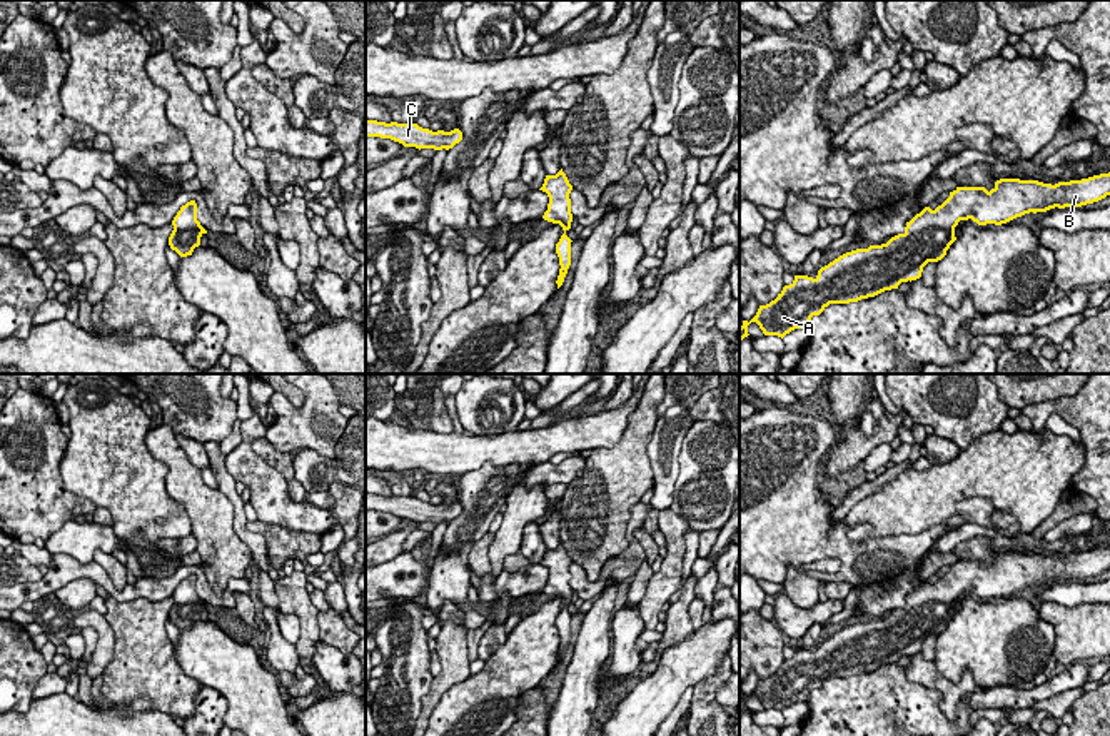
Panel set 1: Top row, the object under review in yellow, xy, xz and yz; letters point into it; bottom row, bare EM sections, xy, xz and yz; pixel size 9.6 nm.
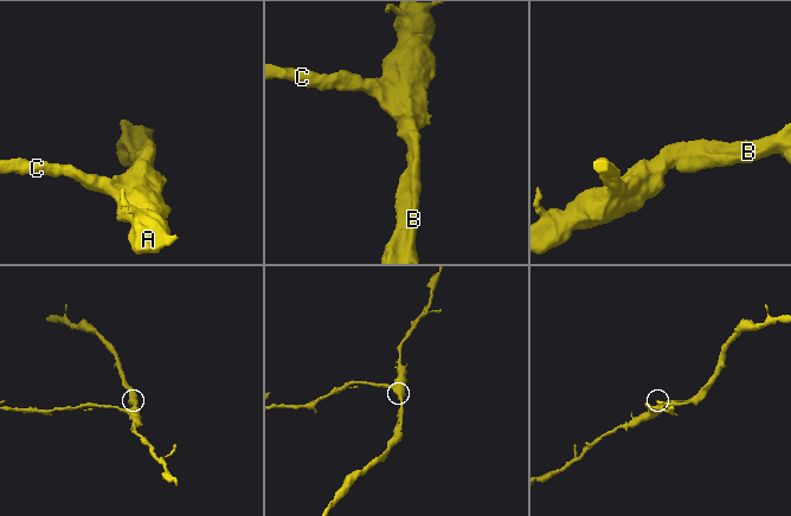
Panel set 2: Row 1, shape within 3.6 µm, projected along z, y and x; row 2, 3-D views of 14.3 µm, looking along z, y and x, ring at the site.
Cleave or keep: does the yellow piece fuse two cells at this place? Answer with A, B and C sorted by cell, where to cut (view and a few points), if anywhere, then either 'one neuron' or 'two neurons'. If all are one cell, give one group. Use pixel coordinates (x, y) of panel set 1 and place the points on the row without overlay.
A B C | no cut | one neuron

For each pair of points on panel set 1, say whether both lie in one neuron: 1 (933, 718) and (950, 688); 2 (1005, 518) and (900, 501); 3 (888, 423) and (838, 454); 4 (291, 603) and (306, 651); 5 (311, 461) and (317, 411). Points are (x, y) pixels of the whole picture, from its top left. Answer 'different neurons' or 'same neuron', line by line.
1: different neurons
2: different neurons
3: same neuron
4: same neuron
5: different neurons

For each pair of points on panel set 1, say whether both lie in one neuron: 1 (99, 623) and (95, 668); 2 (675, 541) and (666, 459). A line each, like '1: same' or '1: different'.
1: same
2: different

